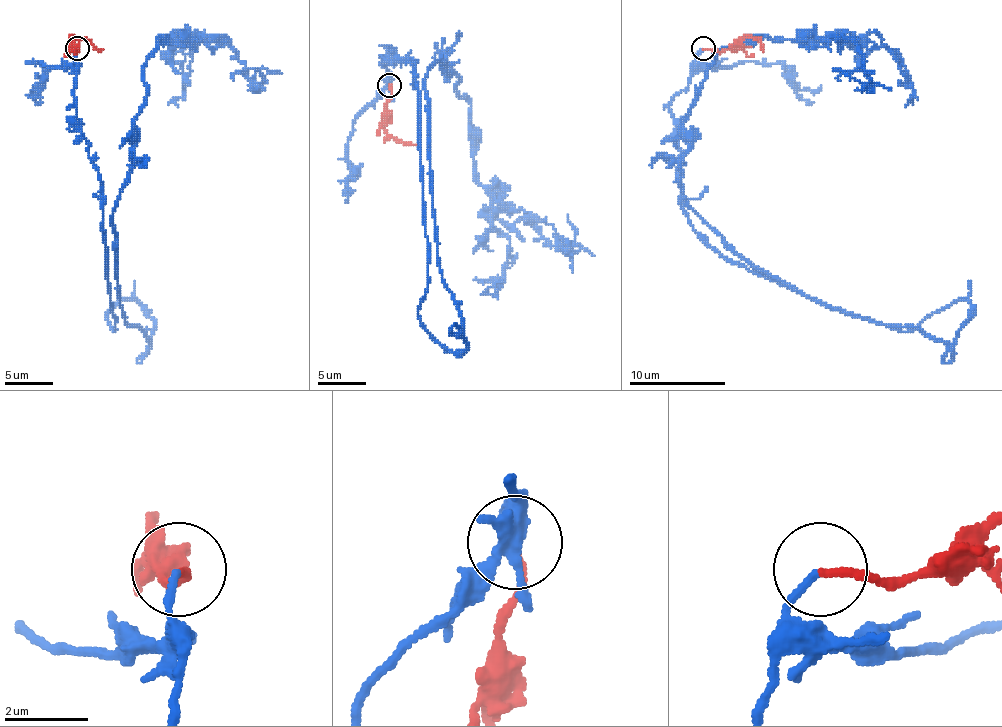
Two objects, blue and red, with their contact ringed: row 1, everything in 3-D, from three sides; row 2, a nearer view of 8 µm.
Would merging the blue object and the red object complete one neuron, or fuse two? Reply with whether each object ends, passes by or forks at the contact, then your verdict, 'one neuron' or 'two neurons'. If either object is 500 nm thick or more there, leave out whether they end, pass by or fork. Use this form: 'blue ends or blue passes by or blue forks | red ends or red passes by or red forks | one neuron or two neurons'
blue ends | red ends | one neuron

